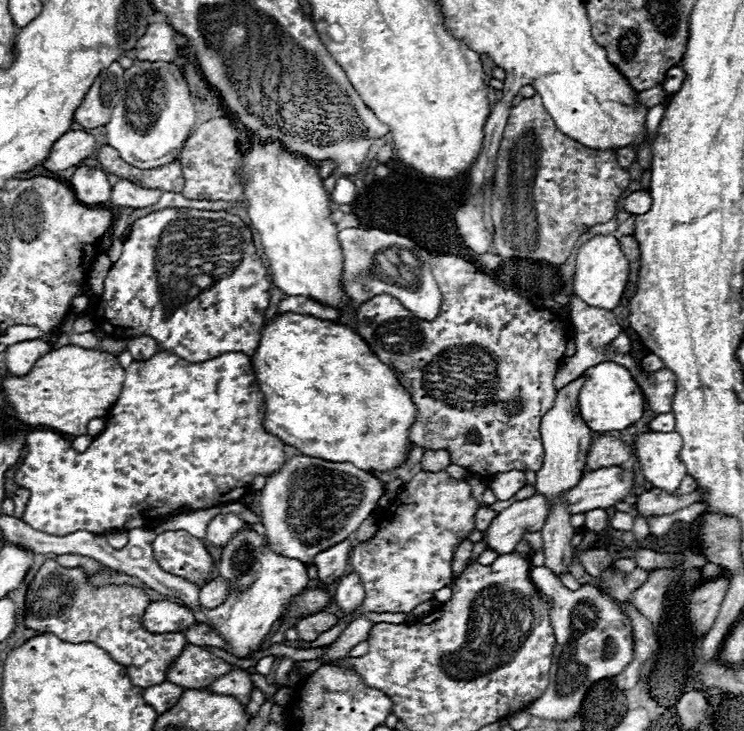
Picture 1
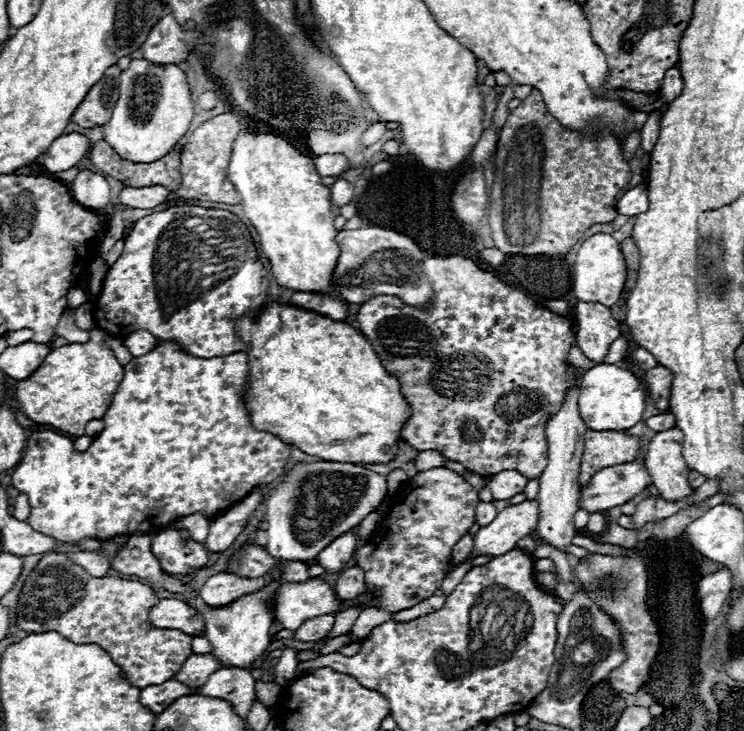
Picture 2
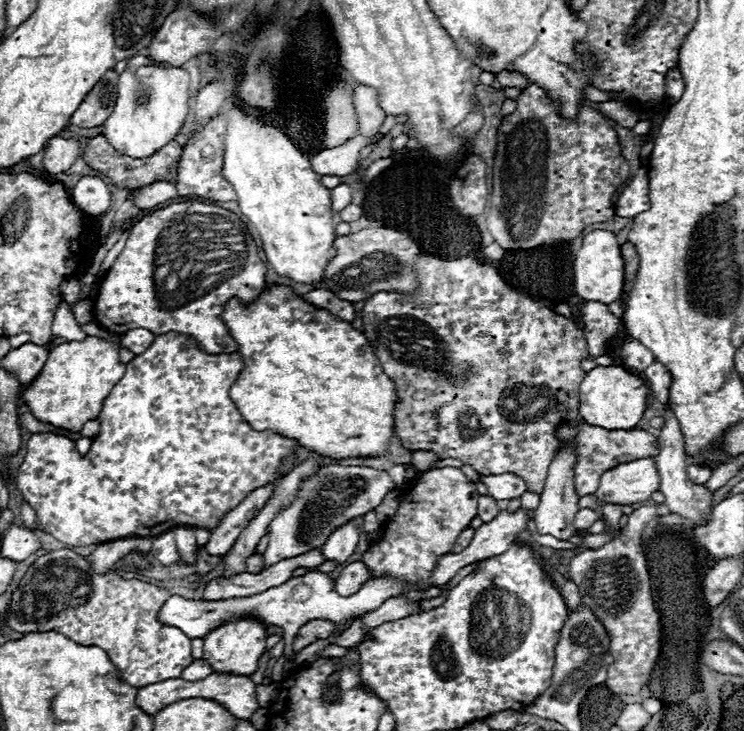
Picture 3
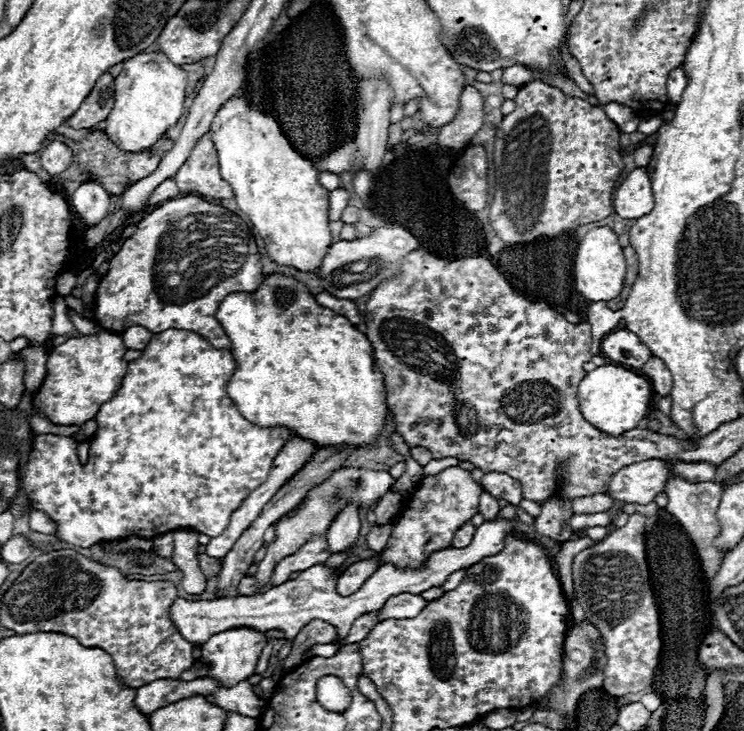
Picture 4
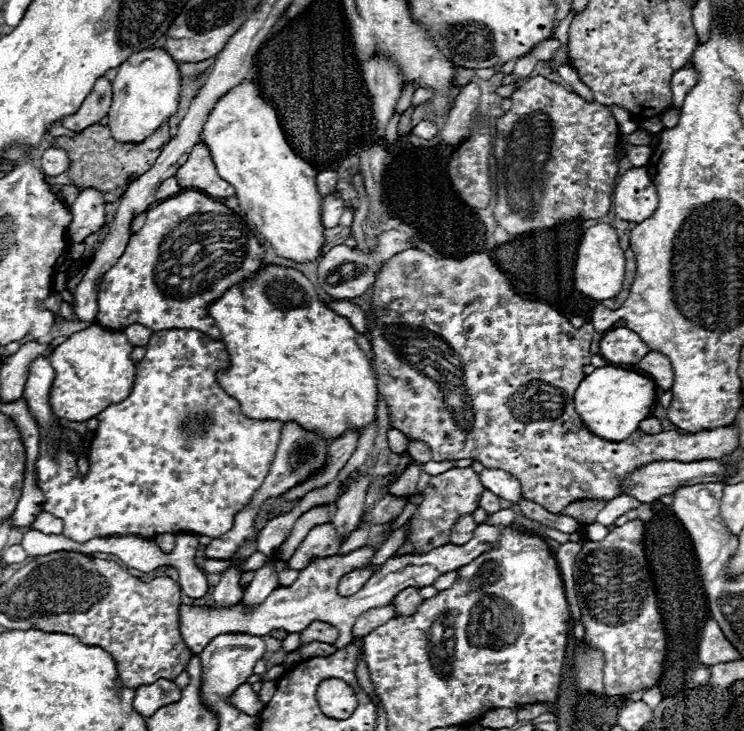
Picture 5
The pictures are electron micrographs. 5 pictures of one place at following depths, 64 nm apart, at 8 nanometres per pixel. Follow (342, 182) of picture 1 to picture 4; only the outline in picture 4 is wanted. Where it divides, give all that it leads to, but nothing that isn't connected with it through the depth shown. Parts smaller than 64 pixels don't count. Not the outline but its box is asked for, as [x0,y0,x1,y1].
[330,188,350,220]

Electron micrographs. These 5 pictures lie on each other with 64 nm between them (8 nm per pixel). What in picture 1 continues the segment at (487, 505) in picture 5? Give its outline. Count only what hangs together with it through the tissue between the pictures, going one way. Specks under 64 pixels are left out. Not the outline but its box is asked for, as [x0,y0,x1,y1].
[476,508,496,532]

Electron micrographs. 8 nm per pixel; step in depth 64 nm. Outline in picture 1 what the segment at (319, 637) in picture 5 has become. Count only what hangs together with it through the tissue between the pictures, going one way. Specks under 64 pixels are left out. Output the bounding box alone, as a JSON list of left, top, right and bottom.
[294,612,338,642]

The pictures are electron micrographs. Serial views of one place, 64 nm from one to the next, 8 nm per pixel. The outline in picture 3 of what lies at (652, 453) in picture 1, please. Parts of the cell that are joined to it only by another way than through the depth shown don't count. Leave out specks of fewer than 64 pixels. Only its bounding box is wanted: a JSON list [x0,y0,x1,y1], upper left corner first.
[652,404,712,524]

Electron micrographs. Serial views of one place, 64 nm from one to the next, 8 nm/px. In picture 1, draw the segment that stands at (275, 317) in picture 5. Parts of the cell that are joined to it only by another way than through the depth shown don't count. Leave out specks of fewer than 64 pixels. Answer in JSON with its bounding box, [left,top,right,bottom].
[252,314,418,474]

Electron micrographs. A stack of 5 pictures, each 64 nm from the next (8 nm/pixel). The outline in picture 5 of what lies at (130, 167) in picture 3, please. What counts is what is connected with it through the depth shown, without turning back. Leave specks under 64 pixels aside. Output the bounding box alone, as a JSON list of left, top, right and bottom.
[54,124,172,202]

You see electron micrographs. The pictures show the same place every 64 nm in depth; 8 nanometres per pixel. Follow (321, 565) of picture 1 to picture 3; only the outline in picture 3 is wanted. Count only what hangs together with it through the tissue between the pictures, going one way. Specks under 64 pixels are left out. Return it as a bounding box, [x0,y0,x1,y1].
[322,522,360,564]

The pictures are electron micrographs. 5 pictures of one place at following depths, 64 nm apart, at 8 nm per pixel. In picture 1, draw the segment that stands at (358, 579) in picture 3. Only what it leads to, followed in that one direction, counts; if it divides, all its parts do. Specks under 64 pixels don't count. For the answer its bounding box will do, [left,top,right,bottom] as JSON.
[334,574,364,614]

